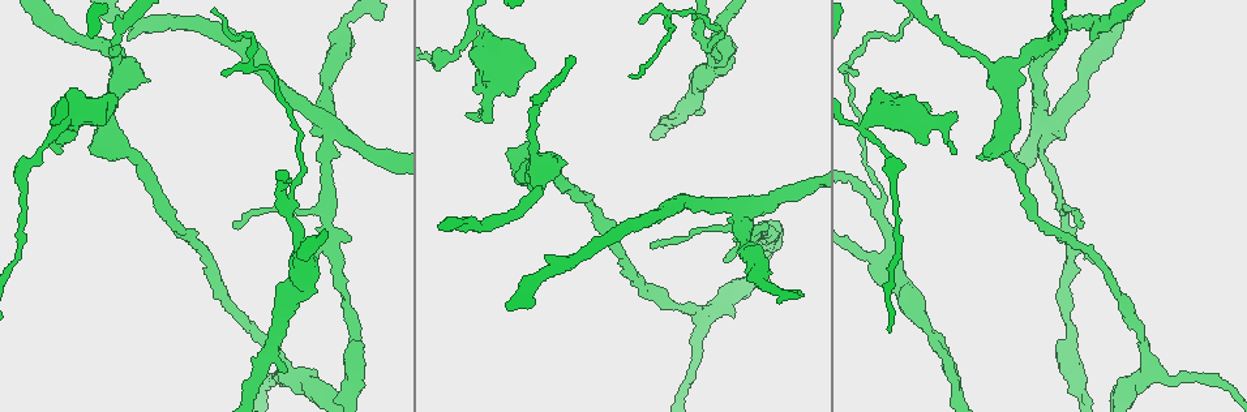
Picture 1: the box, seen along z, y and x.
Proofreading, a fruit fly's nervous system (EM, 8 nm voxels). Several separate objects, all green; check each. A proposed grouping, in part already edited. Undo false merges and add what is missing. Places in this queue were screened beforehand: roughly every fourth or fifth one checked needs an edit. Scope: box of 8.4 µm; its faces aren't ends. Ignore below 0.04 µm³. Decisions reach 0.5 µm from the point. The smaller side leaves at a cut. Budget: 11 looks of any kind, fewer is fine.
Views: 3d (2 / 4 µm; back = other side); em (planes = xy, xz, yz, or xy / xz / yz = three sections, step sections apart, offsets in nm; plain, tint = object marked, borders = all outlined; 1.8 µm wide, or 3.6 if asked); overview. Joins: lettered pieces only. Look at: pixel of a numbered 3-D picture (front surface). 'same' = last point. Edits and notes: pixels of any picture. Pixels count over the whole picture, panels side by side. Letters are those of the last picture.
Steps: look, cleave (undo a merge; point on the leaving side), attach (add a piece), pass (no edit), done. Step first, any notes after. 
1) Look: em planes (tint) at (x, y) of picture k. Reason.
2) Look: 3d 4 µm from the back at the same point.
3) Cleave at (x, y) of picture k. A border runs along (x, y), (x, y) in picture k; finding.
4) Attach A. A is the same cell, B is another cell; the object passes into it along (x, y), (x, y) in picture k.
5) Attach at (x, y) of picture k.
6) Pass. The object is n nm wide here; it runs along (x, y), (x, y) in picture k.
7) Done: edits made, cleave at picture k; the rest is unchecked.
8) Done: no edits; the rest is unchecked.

Look: em planes (borders) at (702, 43) of picture 1. Three arms meet.

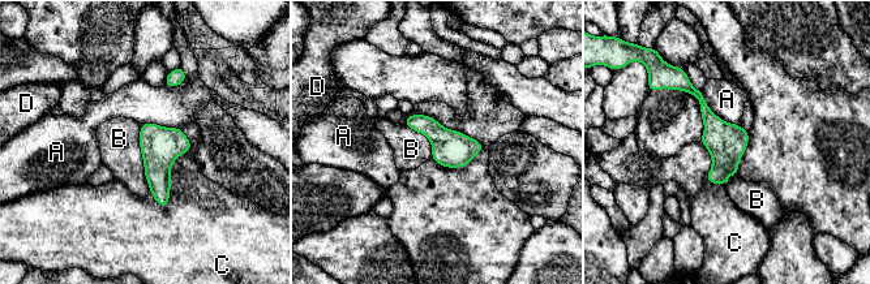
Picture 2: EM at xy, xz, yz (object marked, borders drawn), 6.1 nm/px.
Pass. A, B, C and D are other cells; a border runs along (141, 124), (140, 153), (151, 194) in picture 2; continuous, no second cell.

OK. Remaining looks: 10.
Look: 3d 4 µm at (326, 124) of picture 1. Four or more arms meet.

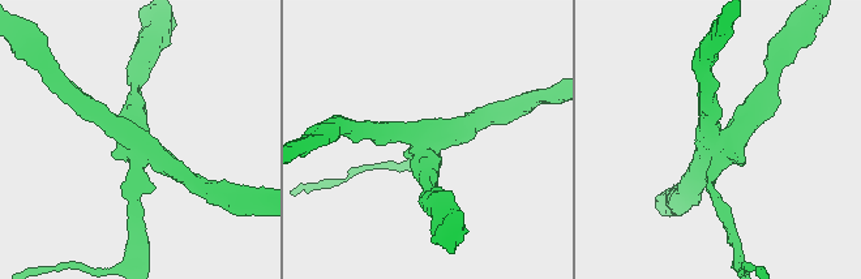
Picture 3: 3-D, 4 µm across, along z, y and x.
Look: em planes (borders) at (719, 142) of picture 3. 4 arms meet here.

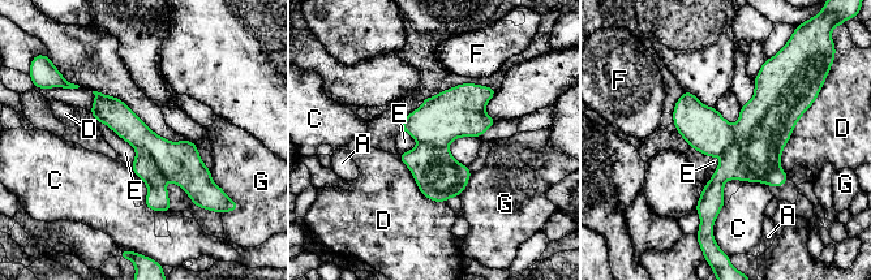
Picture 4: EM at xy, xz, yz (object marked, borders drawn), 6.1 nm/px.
Cleave at (179, 162) of picture 4. The object is 280 nm wide here; A, C, D, E, F and G are other cells; a border runs along (134, 146), (144, 150), (167, 179) in picture 4; a second cell is stuck on.

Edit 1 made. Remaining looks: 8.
Look: 3d 4 µm at (233, 221) of picture 1.

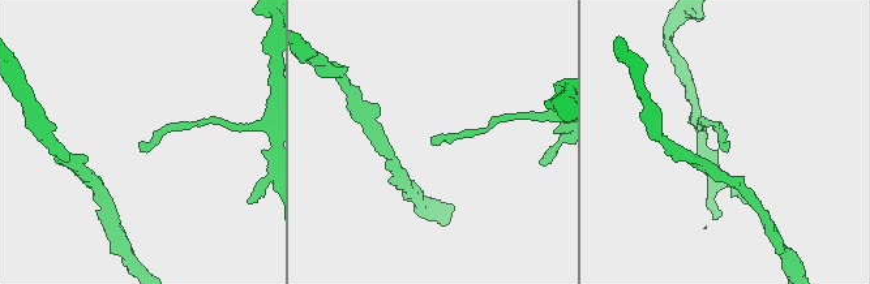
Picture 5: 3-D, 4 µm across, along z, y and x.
Look: em 3.6 µm planes (borders) at (431, 142) of picture 5. Shape alone is not enough.

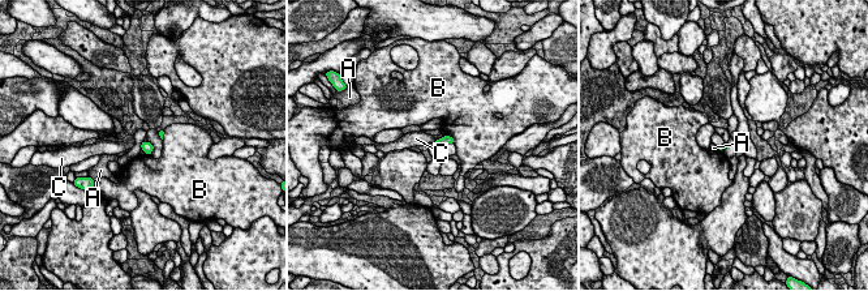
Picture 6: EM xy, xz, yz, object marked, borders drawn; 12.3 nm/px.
Pass. The object is 60 nm wide here; A, B and C are other cells; a border runs along (443, 136), (432, 142) in picture 6; none of them fits.

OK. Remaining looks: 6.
Look: em planes (borders) at (703, 113) of picture 1. Branch stops here.

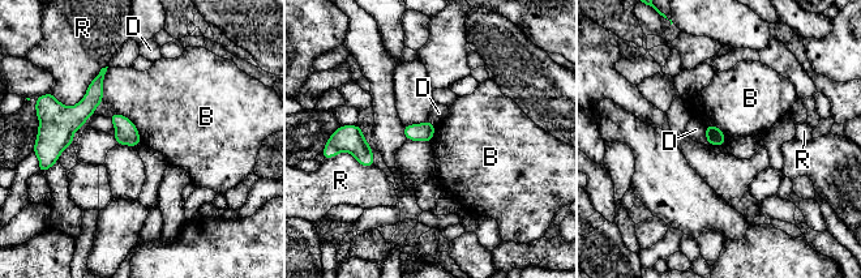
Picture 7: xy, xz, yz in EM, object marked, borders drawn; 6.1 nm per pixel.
Pass. B, D and R are other cells; a border runs along (108, 67), (103, 101), (93, 114) in picture 7; no lettered piece goes on from it.

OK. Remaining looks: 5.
Done: edits made, cleave at picture 4; the rest is unchecked.

